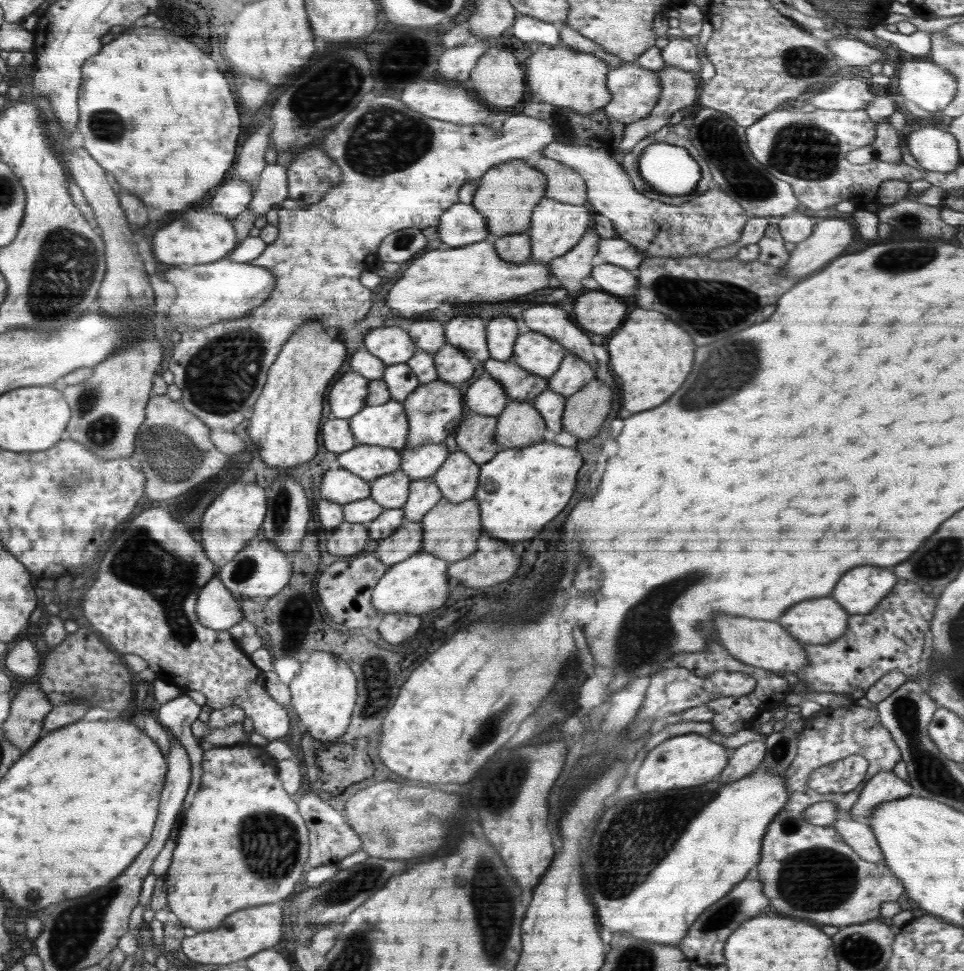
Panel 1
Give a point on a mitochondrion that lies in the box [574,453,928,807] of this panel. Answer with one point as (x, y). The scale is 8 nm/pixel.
(645, 634)

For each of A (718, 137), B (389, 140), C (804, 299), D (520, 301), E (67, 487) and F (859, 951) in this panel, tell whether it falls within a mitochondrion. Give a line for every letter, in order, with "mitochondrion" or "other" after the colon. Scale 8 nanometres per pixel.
A: mitochondrion
B: mitochondrion
C: other
D: other
E: mitochondrion
F: mitochondrion

